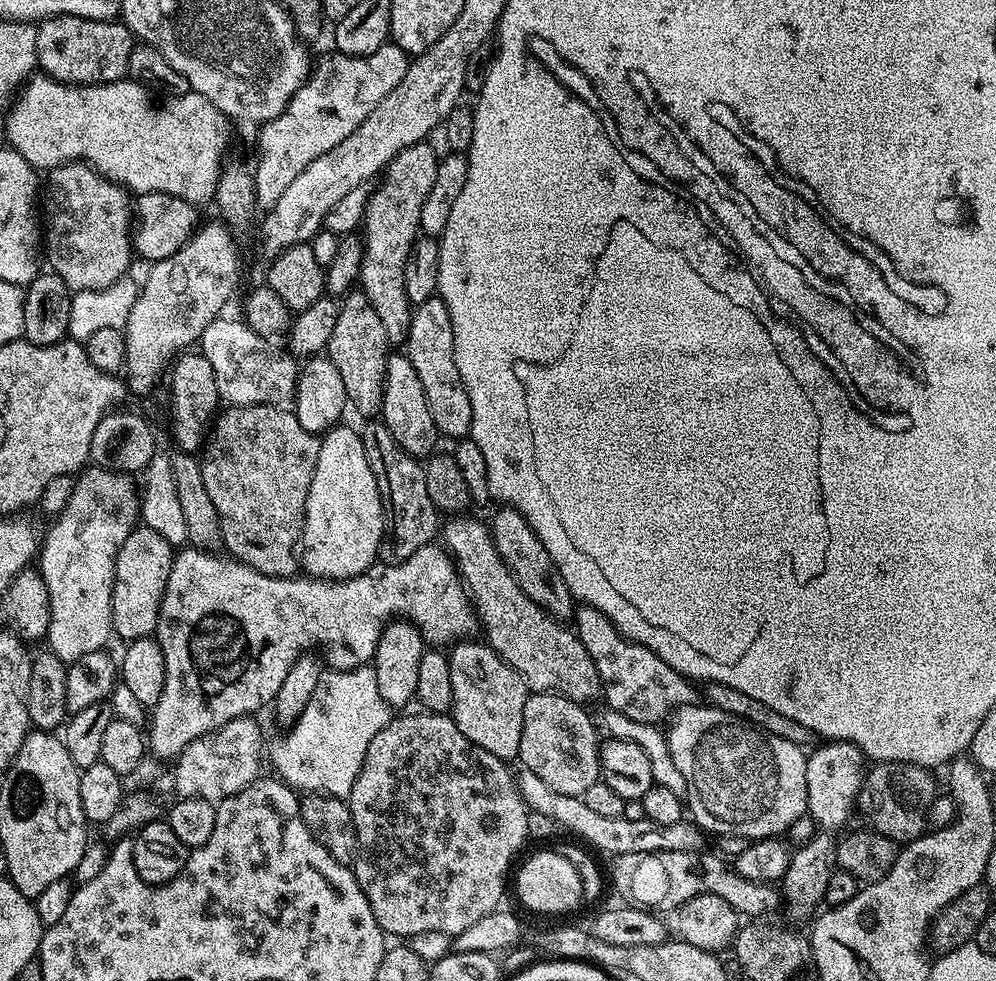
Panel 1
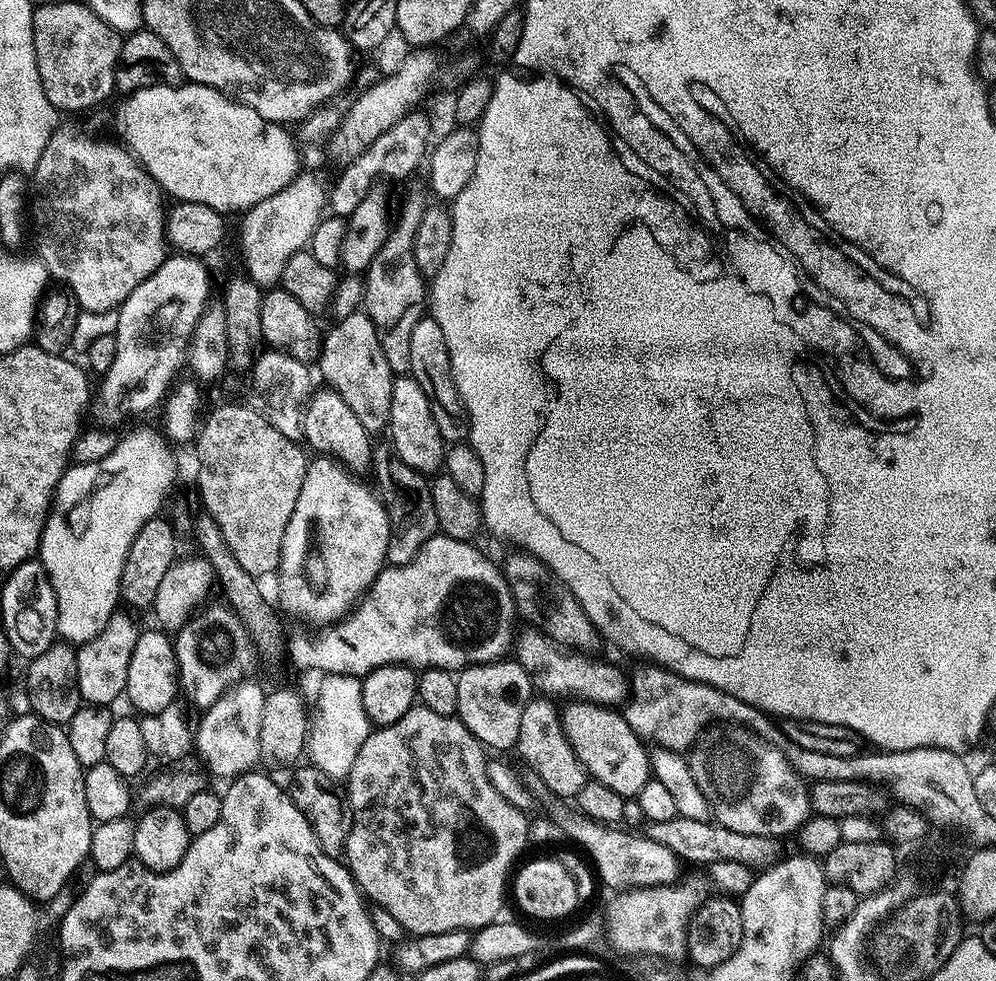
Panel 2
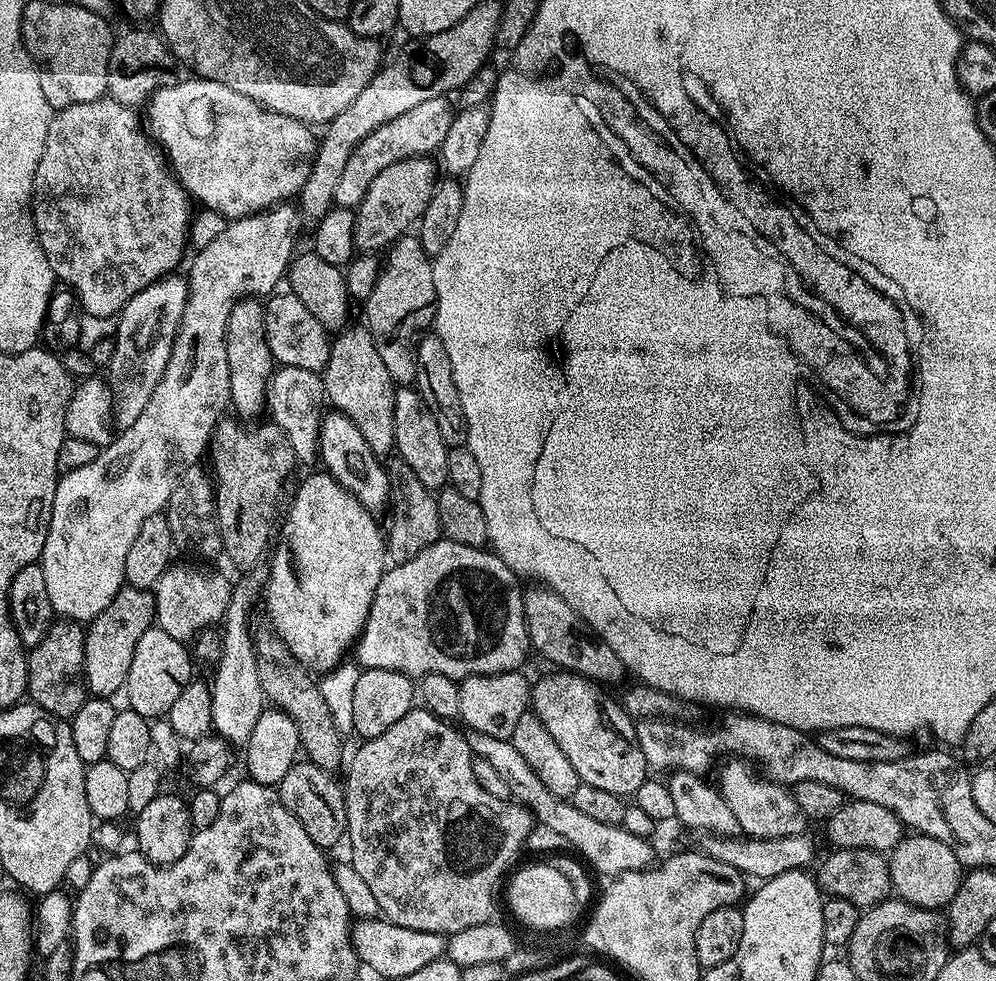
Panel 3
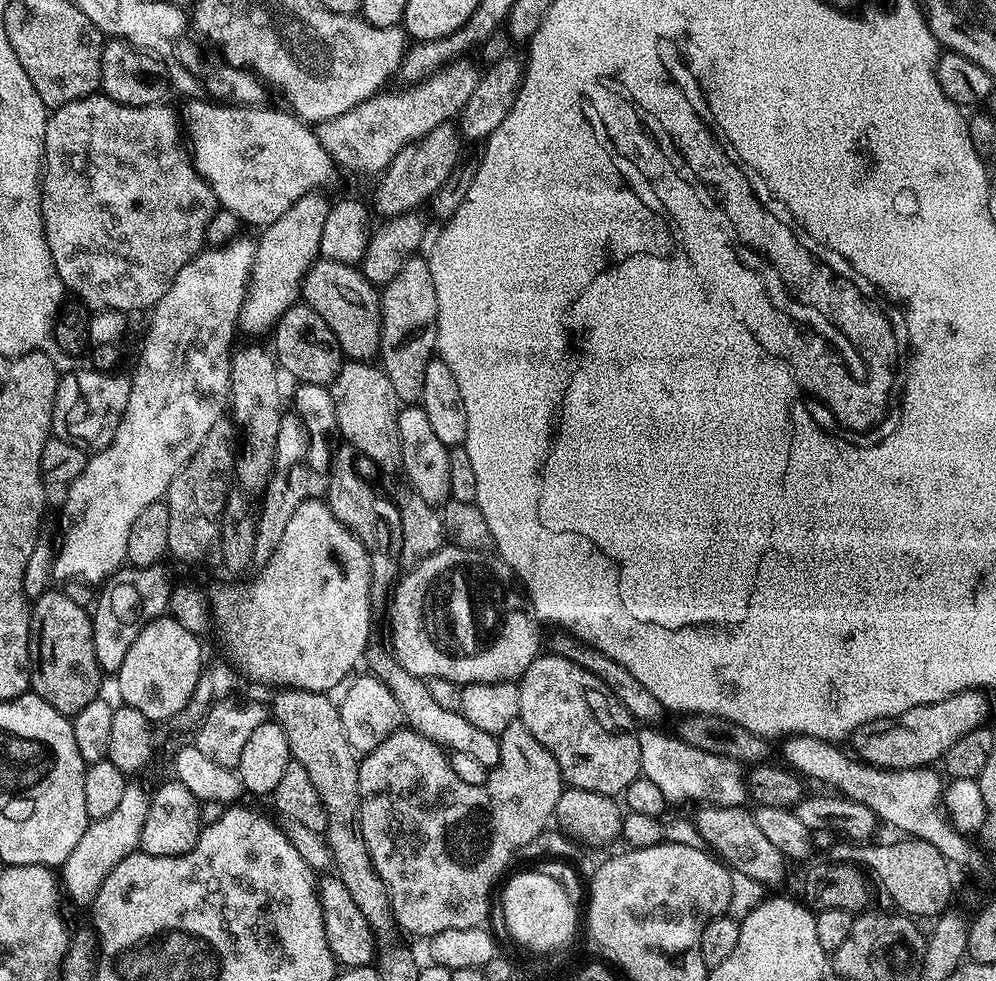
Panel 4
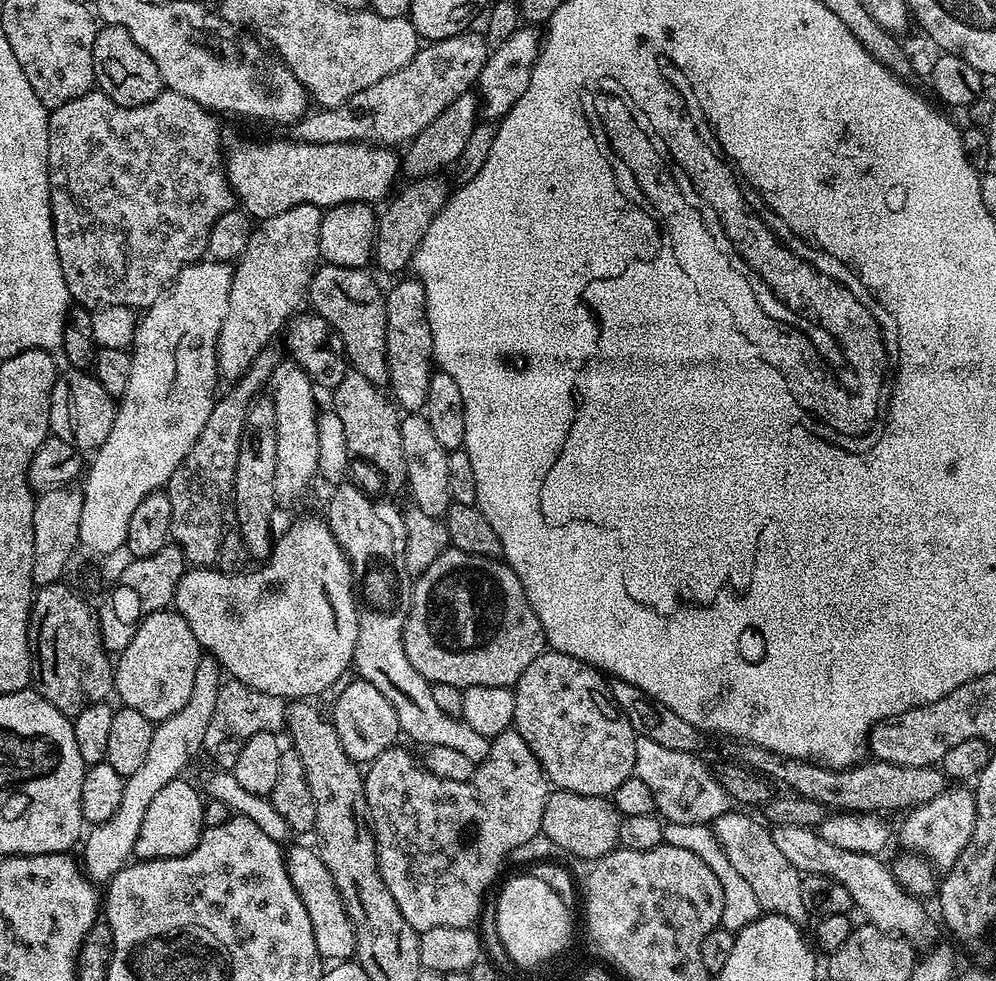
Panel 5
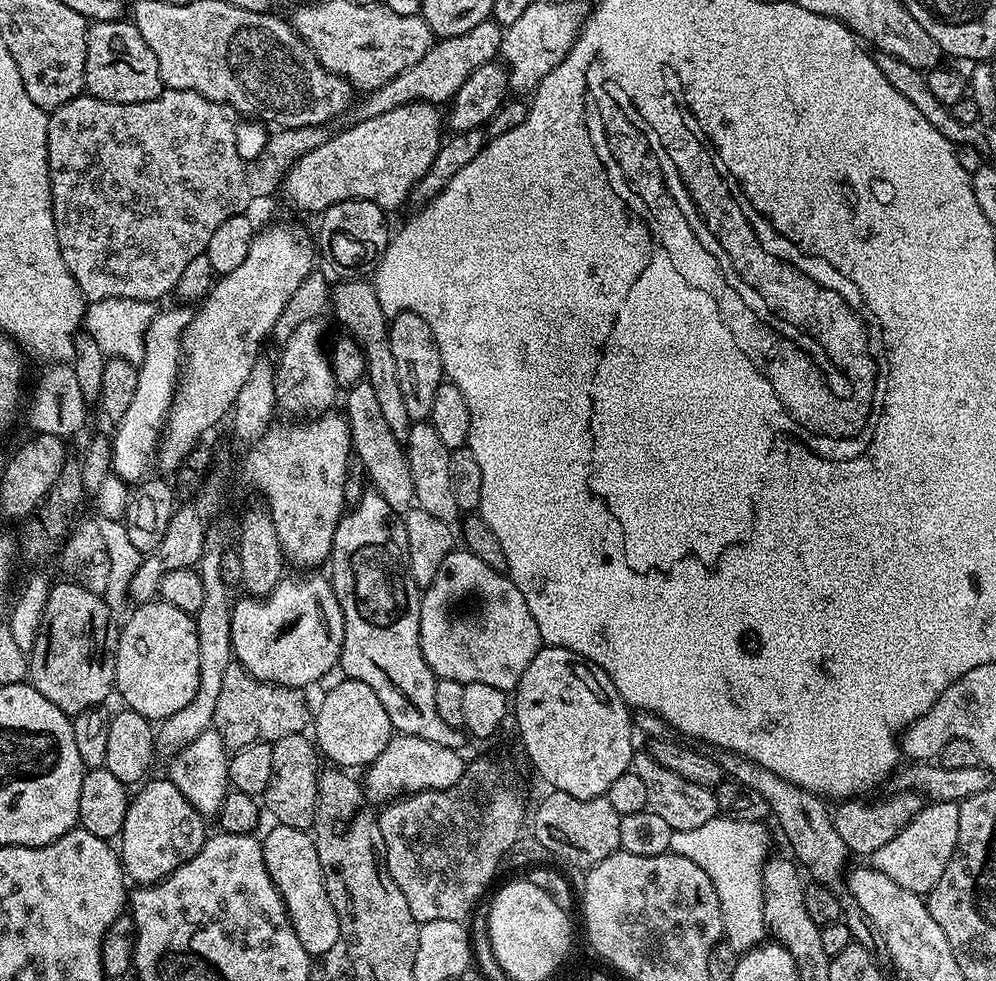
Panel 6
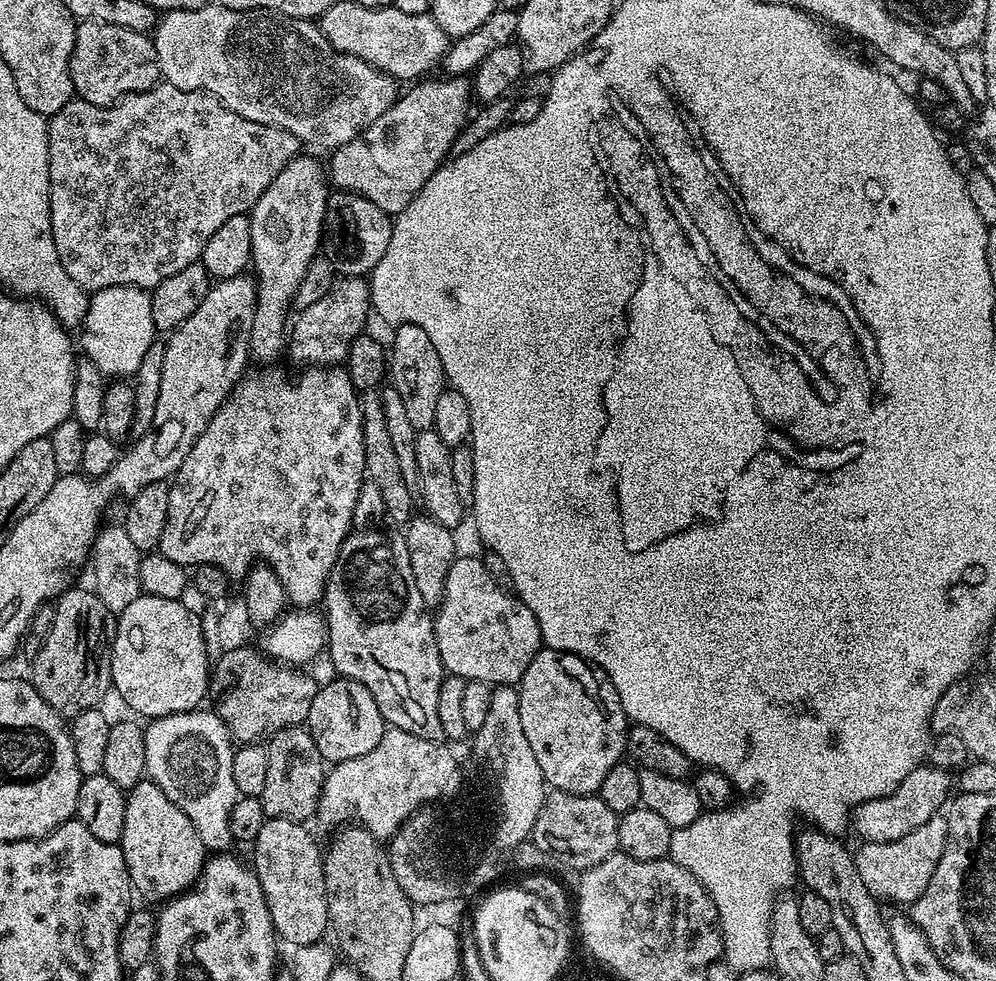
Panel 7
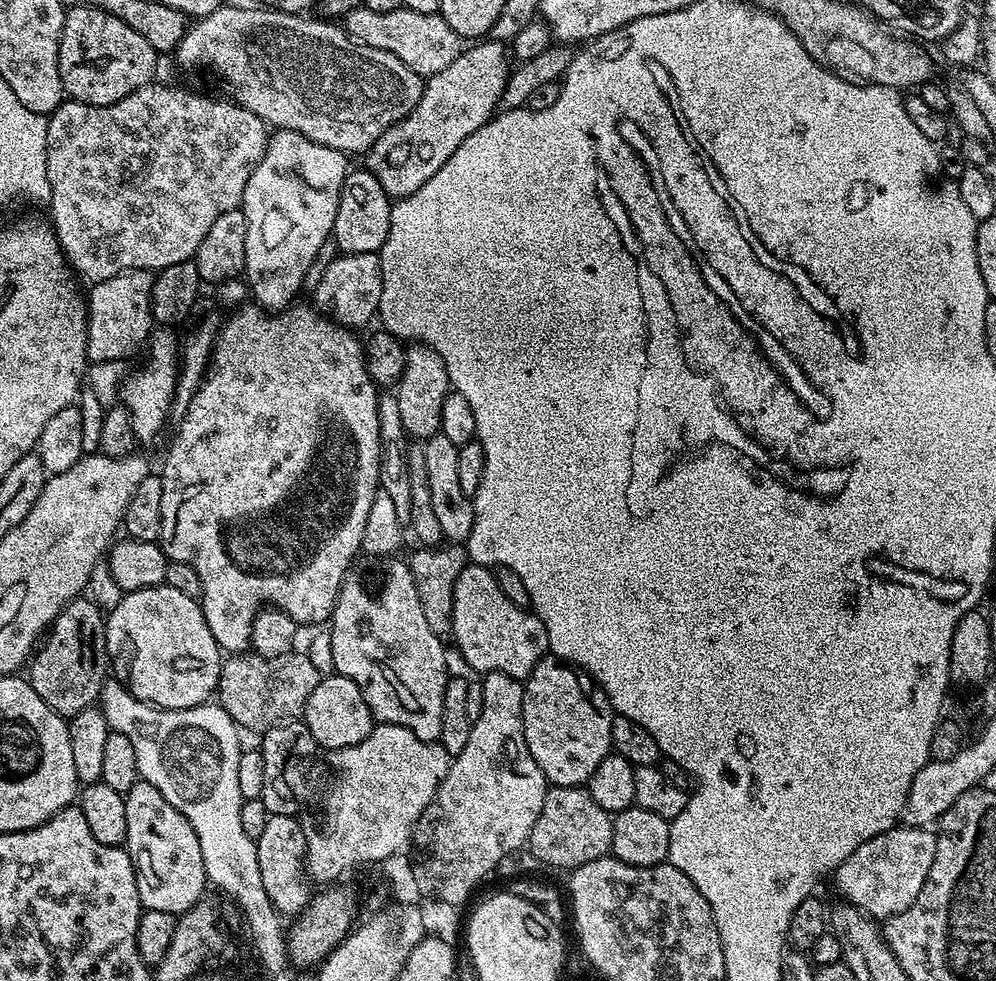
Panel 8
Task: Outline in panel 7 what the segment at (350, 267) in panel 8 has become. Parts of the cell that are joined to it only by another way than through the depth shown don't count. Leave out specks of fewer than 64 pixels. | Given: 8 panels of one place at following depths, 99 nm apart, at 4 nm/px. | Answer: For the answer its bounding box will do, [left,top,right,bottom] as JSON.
[286,276,372,366]

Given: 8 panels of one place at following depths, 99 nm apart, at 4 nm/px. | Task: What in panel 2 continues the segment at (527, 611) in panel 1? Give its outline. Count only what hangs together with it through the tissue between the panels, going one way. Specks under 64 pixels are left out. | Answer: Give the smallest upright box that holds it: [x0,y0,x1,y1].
[514,626,626,706]

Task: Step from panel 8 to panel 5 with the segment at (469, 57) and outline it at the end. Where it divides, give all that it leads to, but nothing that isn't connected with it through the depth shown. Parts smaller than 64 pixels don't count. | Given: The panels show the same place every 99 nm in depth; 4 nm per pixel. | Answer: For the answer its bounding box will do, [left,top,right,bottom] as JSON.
[226,138,402,221]

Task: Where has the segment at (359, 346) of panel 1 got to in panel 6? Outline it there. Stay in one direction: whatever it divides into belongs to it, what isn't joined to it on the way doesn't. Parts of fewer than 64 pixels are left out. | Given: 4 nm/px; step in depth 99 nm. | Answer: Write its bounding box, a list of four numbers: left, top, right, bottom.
[343,382,416,514]

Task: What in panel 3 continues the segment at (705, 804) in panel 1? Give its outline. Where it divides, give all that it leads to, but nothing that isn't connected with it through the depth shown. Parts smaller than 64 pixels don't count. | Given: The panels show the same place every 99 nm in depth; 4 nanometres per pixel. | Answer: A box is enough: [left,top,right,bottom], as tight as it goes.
[718,758,810,838]

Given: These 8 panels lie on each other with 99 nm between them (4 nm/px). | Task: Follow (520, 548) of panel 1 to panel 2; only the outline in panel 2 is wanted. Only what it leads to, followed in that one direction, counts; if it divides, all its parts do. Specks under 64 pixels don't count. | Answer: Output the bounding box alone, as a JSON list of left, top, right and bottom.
[502,550,602,654]

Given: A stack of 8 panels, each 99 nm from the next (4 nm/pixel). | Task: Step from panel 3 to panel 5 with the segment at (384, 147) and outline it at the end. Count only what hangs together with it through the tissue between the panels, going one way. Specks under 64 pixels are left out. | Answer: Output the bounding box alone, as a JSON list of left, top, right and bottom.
[287,30,489,146]

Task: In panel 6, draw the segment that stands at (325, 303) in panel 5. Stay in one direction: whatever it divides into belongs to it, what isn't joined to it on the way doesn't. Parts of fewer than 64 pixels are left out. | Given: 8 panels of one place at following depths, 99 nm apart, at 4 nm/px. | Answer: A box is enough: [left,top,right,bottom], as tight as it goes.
[330,280,414,442]

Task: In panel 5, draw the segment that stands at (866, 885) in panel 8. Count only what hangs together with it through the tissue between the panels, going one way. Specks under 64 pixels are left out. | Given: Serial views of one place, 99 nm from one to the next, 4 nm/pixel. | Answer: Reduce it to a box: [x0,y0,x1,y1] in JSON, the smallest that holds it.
[898,786,976,870]

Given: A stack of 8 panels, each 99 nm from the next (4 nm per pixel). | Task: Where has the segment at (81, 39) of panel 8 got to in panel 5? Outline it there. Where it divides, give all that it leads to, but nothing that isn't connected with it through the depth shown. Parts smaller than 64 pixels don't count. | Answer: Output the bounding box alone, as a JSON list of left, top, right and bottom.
[94,26,164,108]

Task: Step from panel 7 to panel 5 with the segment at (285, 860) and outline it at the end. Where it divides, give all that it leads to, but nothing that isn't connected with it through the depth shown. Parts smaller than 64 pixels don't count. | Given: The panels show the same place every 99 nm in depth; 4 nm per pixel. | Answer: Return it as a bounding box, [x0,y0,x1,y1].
[285,846,356,962]

